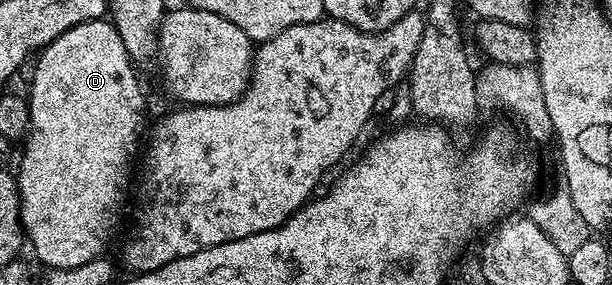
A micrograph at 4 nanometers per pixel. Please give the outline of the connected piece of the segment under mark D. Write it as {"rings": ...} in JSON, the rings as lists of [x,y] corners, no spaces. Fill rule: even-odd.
{"rings":[[[105,18],[93,19],[87,23],[76,25],[56,41],[52,41],[48,46],[37,52],[38,64],[34,67],[34,76],[30,79],[30,91],[28,90],[28,102],[30,104],[30,132],[25,136],[24,144],[26,148],[22,151],[22,160],[18,163],[16,178],[18,180],[18,196],[22,202],[20,217],[22,218],[22,230],[28,240],[28,247],[34,250],[34,255],[43,263],[43,268],[49,269],[76,269],[80,265],[88,265],[88,261],[99,258],[102,251],[110,243],[110,238],[114,235],[114,230],[118,227],[118,210],[122,207],[122,198],[126,195],[126,190],[131,190],[130,170],[135,170],[136,156],[140,151],[138,138],[143,138],[142,122],[146,119],[146,99],[142,96],[142,87],[138,84],[136,64],[130,58],[128,49],[124,49],[124,41],[120,41],[120,33],[116,30],[113,22]]]}

